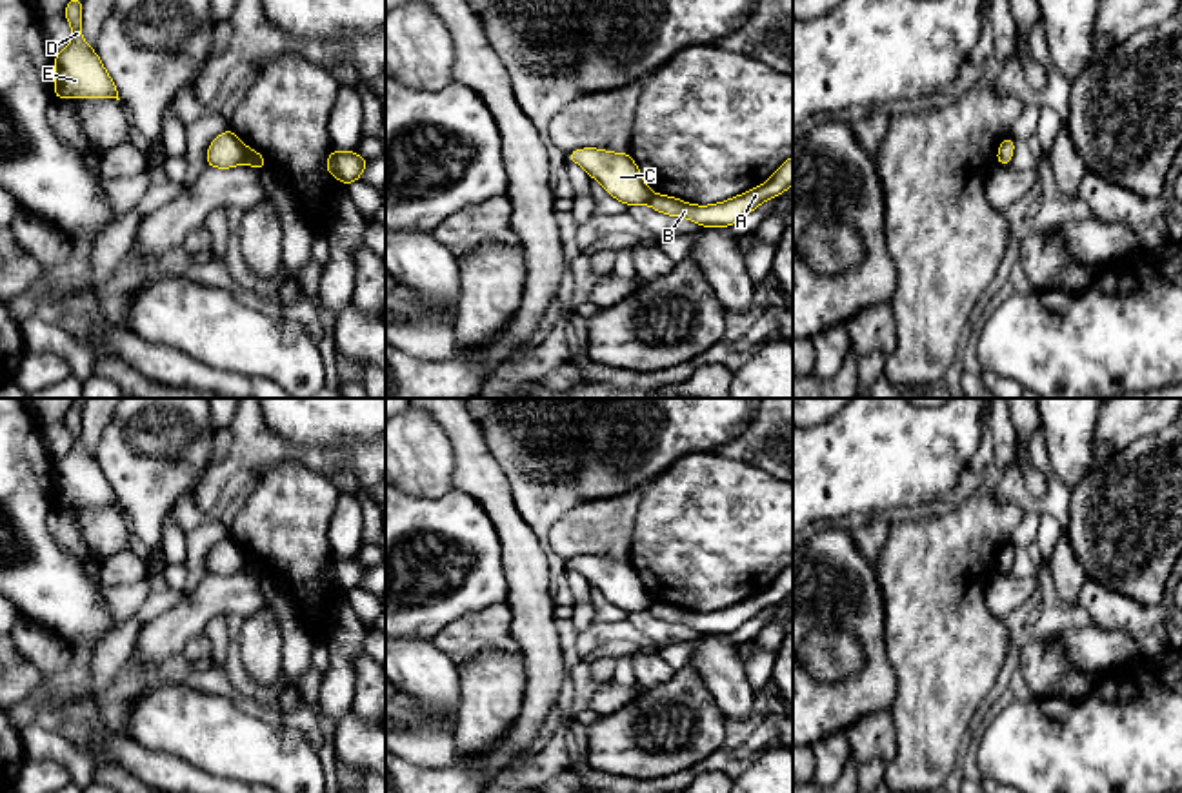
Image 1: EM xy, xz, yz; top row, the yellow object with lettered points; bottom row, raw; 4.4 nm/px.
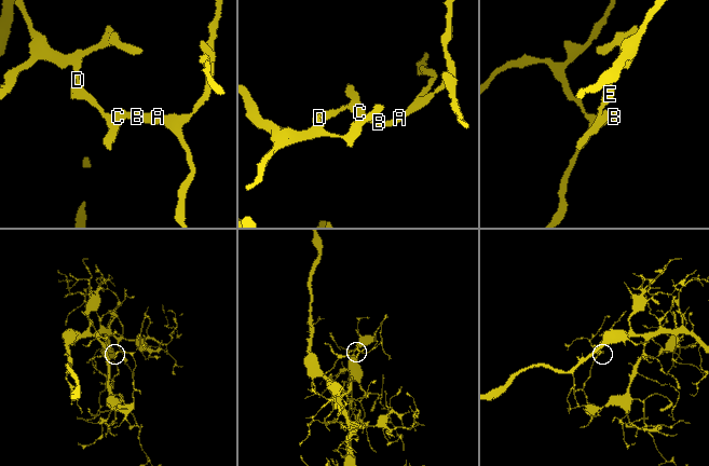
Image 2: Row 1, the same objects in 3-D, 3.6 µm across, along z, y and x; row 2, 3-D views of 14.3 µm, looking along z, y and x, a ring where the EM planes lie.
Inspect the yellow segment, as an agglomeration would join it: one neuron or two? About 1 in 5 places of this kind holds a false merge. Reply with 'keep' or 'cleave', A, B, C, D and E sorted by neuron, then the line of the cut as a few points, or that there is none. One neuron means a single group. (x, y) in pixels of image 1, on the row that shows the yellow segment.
cleave | A B / C D E | xy (246, 148), (242, 162)

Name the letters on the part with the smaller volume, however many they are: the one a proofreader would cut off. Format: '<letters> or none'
C, D, E

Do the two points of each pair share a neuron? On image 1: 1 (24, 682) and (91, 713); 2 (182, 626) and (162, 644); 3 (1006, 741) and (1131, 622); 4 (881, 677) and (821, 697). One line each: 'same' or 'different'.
1: same
2: same
3: different
4: same

